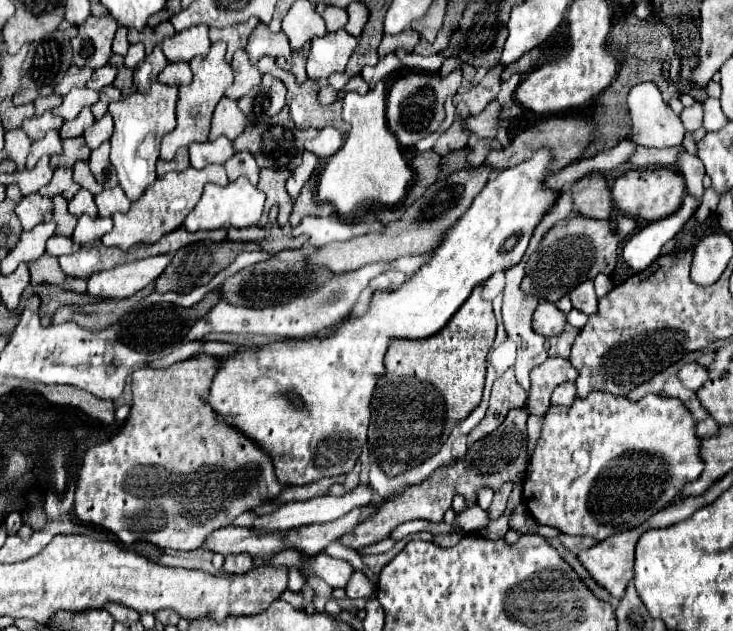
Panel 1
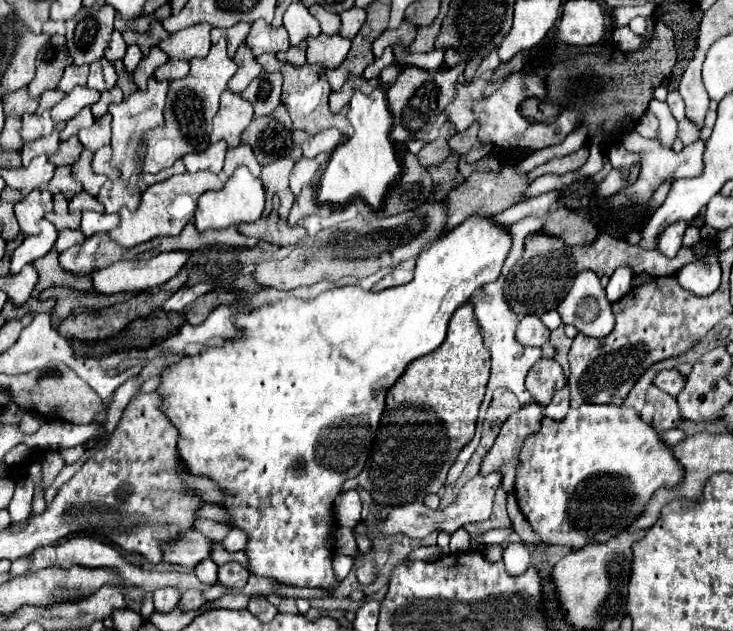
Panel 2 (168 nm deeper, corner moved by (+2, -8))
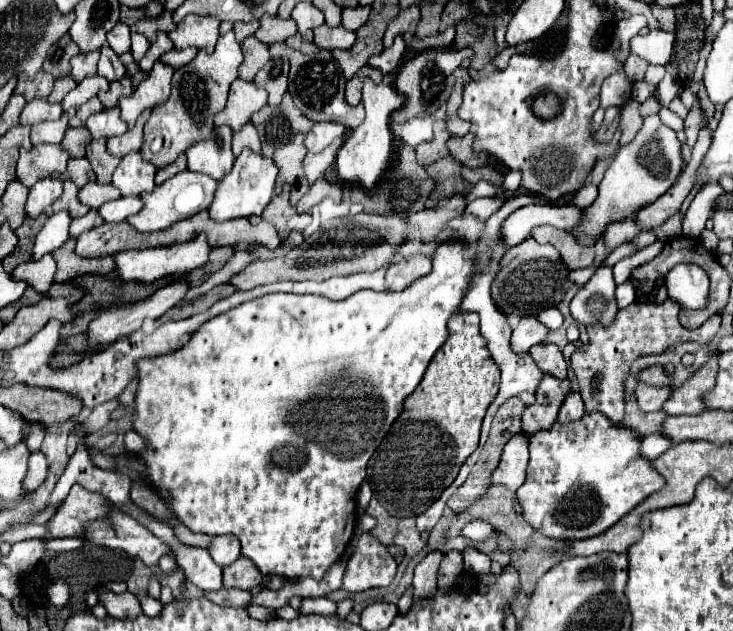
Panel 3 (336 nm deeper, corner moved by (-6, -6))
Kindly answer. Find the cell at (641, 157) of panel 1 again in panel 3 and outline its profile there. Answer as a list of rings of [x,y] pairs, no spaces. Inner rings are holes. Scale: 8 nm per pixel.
[[[593,183],[583,186],[573,197],[571,205],[577,207],[588,207],[591,205],[598,195],[598,187]]]

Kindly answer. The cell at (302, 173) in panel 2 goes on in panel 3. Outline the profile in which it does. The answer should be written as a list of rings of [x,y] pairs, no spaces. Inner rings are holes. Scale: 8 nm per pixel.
[[[338,137],[336,141],[332,141],[332,145],[320,153],[308,153],[304,159],[304,171],[308,177],[308,183],[312,185],[318,177],[324,175],[324,171],[336,161],[336,151],[342,147],[342,137]]]

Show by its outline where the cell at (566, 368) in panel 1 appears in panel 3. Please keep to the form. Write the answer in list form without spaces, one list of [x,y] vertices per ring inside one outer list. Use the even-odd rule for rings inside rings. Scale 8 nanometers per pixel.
[[[538,345],[530,349],[532,359],[536,361],[536,365],[540,367],[540,371],[544,375],[552,375],[556,379],[566,379],[568,373],[568,365],[560,353],[560,349],[556,345]]]

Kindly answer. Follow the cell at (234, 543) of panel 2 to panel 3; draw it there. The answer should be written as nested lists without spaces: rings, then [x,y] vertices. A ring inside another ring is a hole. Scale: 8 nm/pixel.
[[[220,535],[220,537],[214,537],[208,551],[218,565],[226,567],[240,557],[240,541],[236,541],[236,537],[232,535]]]

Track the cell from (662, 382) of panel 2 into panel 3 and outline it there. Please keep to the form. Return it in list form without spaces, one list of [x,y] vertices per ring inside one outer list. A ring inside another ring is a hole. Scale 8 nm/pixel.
[[[652,365],[640,373],[640,381],[646,385],[656,385],[656,387],[670,387],[672,377],[664,371],[662,365]]]

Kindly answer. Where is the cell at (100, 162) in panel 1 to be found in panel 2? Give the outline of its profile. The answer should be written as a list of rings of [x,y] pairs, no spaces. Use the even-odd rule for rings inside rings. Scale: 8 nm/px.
[[[110,145],[98,149],[98,151],[94,153],[92,169],[94,169],[96,173],[104,173],[108,179],[116,179],[116,177],[120,177],[120,175],[118,175],[118,171],[116,171],[114,167],[110,167],[110,157],[112,157],[112,147],[110,147]]]

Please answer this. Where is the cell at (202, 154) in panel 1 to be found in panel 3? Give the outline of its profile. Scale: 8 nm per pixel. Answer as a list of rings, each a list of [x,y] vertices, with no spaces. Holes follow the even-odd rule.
[[[226,125],[216,127],[214,135],[208,141],[200,141],[186,151],[188,169],[212,175],[214,179],[220,181],[222,177],[226,177],[226,173],[230,173],[234,165],[230,141],[232,141],[232,131]]]

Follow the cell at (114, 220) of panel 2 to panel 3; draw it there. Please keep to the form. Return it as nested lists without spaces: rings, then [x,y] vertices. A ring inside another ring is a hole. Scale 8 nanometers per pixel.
[[[120,197],[116,201],[110,201],[98,209],[104,223],[120,223],[126,221],[126,217],[136,215],[142,209],[140,197]]]

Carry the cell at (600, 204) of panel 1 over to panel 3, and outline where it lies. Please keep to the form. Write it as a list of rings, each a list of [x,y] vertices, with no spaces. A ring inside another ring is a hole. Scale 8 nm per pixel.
[[[542,225],[542,227],[532,229],[530,235],[540,243],[554,245],[560,251],[560,255],[562,255],[564,263],[568,265],[568,269],[588,267],[594,261],[594,245],[582,245],[568,231],[560,231],[560,229],[554,229],[550,225]]]

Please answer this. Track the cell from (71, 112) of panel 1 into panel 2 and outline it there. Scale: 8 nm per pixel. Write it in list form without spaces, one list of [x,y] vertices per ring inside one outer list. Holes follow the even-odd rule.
[[[76,87],[58,105],[52,107],[52,121],[64,123],[72,119],[76,113],[80,113],[86,105],[94,105],[98,99],[100,99],[98,91],[92,91],[90,87]]]

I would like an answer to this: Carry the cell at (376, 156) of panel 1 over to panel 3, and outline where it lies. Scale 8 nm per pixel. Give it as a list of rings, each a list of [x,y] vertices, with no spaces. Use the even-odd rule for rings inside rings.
[[[364,77],[364,87],[362,87],[362,103],[366,107],[366,119],[364,123],[354,129],[344,145],[338,151],[336,157],[336,171],[338,179],[348,183],[348,185],[360,185],[366,189],[372,189],[382,173],[390,167],[392,161],[392,133],[390,133],[390,115],[404,105],[404,97],[396,93],[396,89],[390,83],[380,83],[374,85],[368,77]]]

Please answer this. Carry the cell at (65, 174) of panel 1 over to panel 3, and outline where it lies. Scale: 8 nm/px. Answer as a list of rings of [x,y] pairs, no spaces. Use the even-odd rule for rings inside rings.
[[[70,159],[66,171],[62,175],[58,175],[58,179],[62,179],[62,181],[70,179],[72,183],[76,183],[76,187],[84,187],[86,183],[94,181],[96,175],[92,173],[88,159]]]

